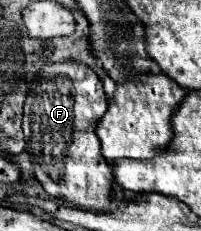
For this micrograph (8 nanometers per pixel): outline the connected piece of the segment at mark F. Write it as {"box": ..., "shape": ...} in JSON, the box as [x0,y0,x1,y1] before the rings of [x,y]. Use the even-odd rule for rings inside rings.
{"box":[24,61,114,211],"shape":[[[78,61],[52,63],[36,75],[24,103],[26,153],[34,163],[34,175],[52,197],[64,197],[74,207],[106,211],[112,203],[114,175],[100,155],[96,125],[106,113],[108,103],[100,79],[92,69]]]}

